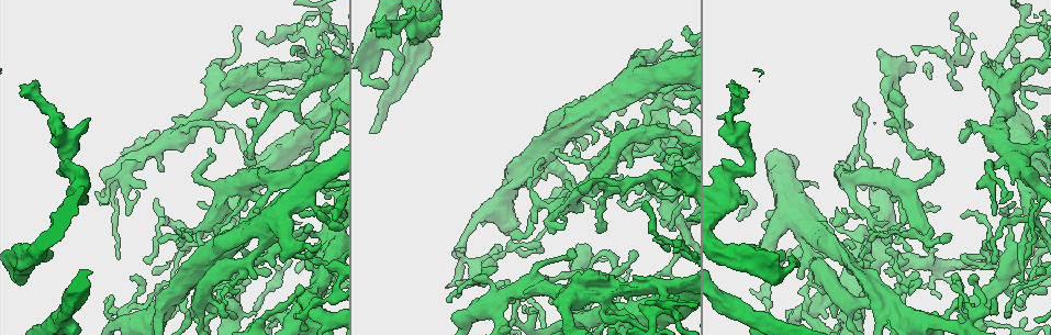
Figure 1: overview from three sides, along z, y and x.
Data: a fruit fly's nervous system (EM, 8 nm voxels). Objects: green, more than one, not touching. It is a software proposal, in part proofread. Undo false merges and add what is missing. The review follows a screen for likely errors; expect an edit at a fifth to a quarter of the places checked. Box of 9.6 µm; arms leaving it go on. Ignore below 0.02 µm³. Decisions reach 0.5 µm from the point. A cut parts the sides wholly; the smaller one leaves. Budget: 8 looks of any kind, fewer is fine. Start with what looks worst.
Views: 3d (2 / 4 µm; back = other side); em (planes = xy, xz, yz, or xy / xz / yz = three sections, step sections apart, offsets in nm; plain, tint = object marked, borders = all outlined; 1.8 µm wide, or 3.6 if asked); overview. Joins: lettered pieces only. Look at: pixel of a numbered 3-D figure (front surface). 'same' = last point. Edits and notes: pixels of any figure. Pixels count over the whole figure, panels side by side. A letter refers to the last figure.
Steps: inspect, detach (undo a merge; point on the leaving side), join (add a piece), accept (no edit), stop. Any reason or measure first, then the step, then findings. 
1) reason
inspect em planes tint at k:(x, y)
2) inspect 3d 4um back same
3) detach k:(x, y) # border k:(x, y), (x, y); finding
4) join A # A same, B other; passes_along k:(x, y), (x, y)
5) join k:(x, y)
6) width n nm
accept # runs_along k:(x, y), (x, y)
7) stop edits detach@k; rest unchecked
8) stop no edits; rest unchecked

abrupt turn
inspect em planes plain at 1:(989, 265)

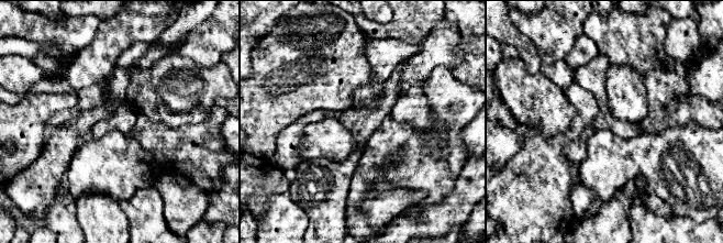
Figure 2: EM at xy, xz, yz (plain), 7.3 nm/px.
with the object marked
inspect em planes tint same

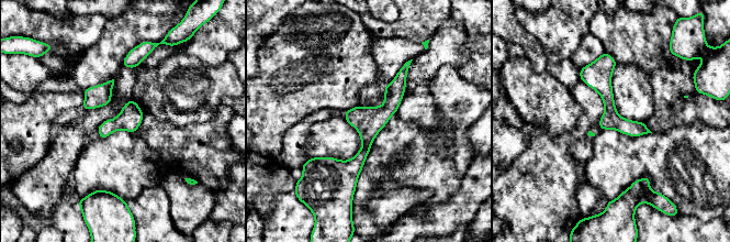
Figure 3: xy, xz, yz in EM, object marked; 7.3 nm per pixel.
see the neighbours
inspect em planes borders same

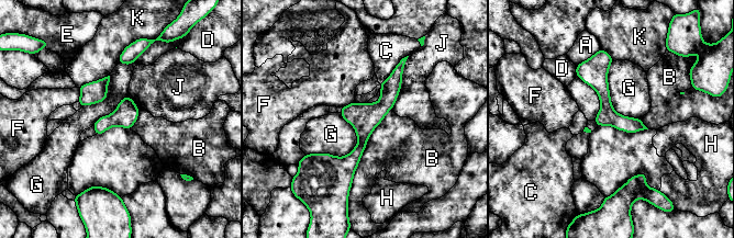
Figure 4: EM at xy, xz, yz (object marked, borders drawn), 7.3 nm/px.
accept # A other, B other, C other, D other, E other, F other, G other, H other, J other, K other; border 4:(355, 128), (346, 155), (306, 155); all the same cell

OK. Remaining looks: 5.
free end
inspect em xy step 4 borders at 1:(601, 232)

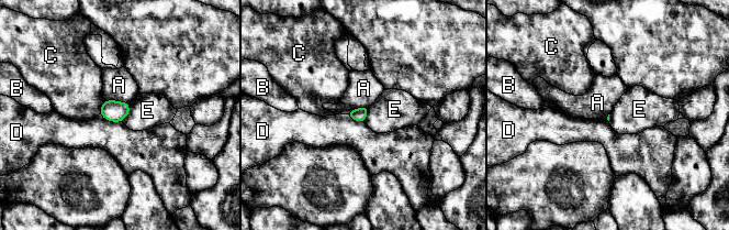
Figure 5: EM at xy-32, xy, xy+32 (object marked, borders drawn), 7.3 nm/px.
accept # A other, B other, C other, D other, E other; border 5:(131, 103), (129, 113), (121, 121); none of them fits

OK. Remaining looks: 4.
free end
inspect 3d 2um at 1:(323, 34)

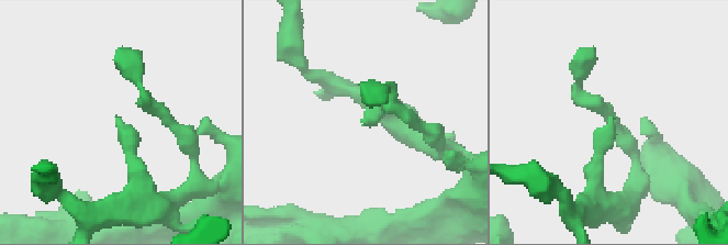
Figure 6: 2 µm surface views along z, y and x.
now the EM
inspect em xz step 8 borders at 6:(362, 125)

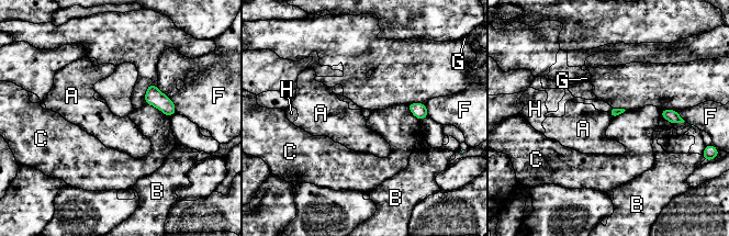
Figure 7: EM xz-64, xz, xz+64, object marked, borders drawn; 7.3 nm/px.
inspect em planes borders same

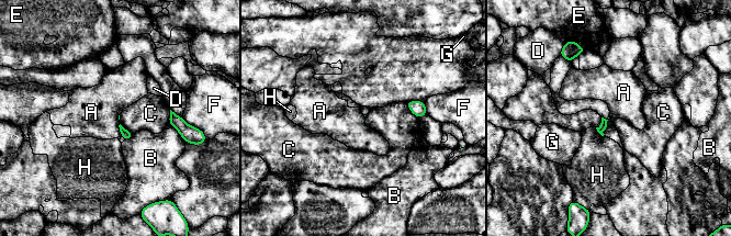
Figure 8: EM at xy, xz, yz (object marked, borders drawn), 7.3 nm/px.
longest_contact B 190 nm
accept # A other, B other, C other, D other, E other, F other, G other, H other; no lettered piece goes on from it

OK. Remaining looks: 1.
stop no edits; rest unchecked

